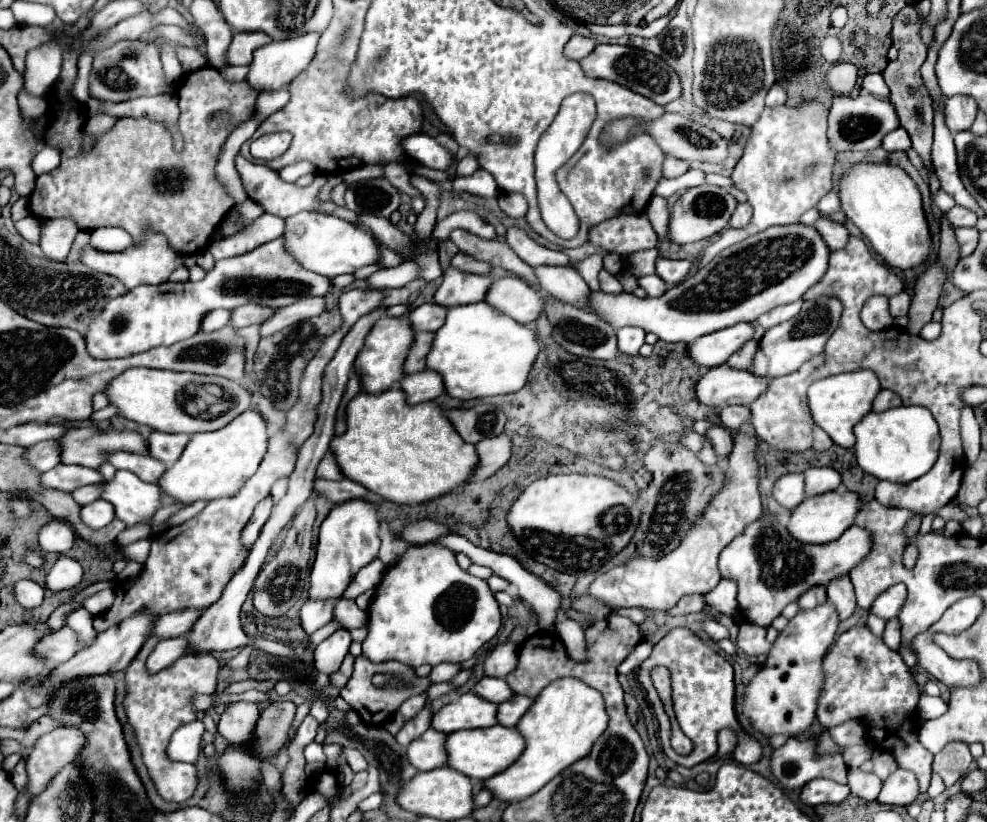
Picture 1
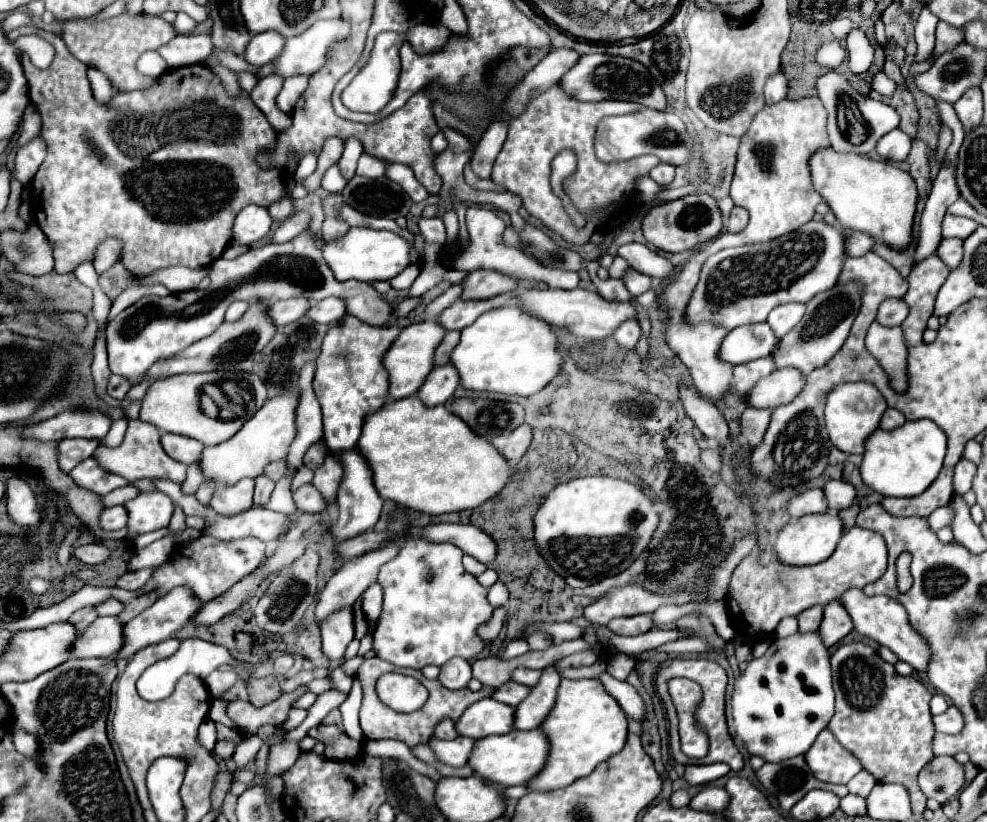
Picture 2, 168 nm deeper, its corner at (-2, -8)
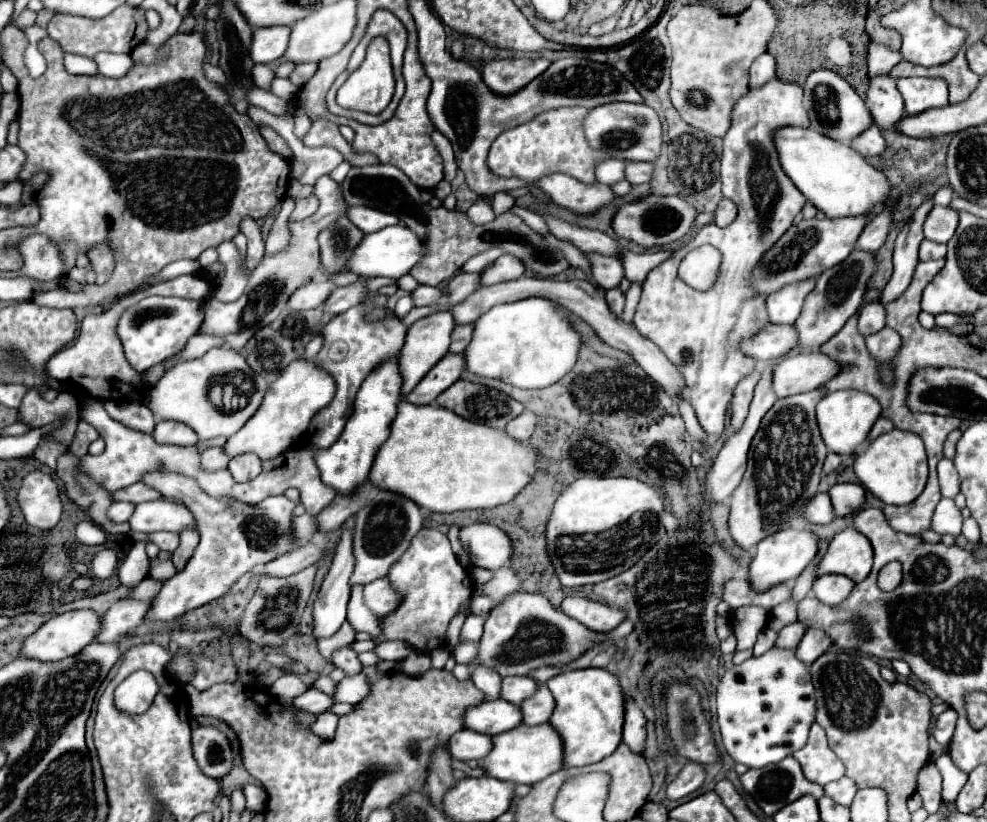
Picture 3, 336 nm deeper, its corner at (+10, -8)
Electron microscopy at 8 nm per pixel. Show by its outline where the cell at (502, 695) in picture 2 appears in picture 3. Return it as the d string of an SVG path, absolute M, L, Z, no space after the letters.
M511 676L509 680L503 680L501 698L511 704L521 704L529 696L533 696L539 688L539 682L531 676Z

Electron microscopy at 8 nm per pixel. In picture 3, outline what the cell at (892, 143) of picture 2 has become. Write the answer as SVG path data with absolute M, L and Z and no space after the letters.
M871 126L871 128L867 128L863 134L859 134L857 138L853 138L851 142L849 142L849 146L855 150L855 152L859 152L861 156L877 156L877 154L881 154L883 150L885 150L885 140L883 140L883 134L881 134L881 130L877 128L877 126Z

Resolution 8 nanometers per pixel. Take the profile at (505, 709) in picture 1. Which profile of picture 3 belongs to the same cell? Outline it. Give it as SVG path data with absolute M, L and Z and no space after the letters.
M541 684L539 690L535 692L535 696L531 696L529 700L525 700L521 704L521 710L525 716L525 724L529 724L529 726L545 724L545 722L549 722L553 710L555 710L555 698L549 692L549 688L545 684Z

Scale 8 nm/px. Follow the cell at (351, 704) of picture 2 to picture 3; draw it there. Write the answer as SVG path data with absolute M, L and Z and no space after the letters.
M351 644L339 648L337 652L333 652L333 664L341 670L345 670L347 674L359 674L361 672L361 662L357 658L357 652L353 652Z

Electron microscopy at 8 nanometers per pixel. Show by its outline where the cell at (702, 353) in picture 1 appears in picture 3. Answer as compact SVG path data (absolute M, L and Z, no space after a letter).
M769 324L753 340L745 340L743 352L749 352L749 356L765 362L765 360L777 360L785 356L795 346L797 346L795 326Z

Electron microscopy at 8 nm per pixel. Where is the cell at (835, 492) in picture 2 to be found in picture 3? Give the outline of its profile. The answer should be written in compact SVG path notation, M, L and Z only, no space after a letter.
M835 484L829 490L837 516L851 516L865 504L865 488L859 484Z

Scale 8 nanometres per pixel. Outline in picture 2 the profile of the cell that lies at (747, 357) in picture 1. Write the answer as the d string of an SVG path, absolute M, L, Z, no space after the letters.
M769 356L735 366L733 368L733 388L735 388L735 392L745 396L749 392L749 388L753 388L753 384L757 384L757 380L771 374L773 370L775 370L775 364Z

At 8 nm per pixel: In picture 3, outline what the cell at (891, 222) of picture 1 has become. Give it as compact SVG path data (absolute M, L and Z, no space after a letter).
M783 126L773 136L779 164L801 194L827 218L871 214L877 204L885 202L885 178L869 166L863 156L857 156L845 142L829 140L827 136L797 126Z

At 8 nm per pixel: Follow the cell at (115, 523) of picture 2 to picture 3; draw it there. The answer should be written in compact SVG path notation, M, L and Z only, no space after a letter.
M115 502L113 508L109 508L109 518L113 522L127 522L133 512L135 512L135 506L131 502Z

